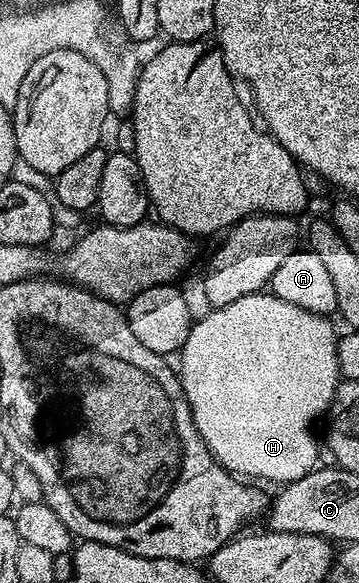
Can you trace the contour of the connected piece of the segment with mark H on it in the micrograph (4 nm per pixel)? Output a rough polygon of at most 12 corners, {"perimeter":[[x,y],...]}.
{"perimeter":[[272,293],[194,322],[181,388],[253,481],[317,464],[330,320]]}

